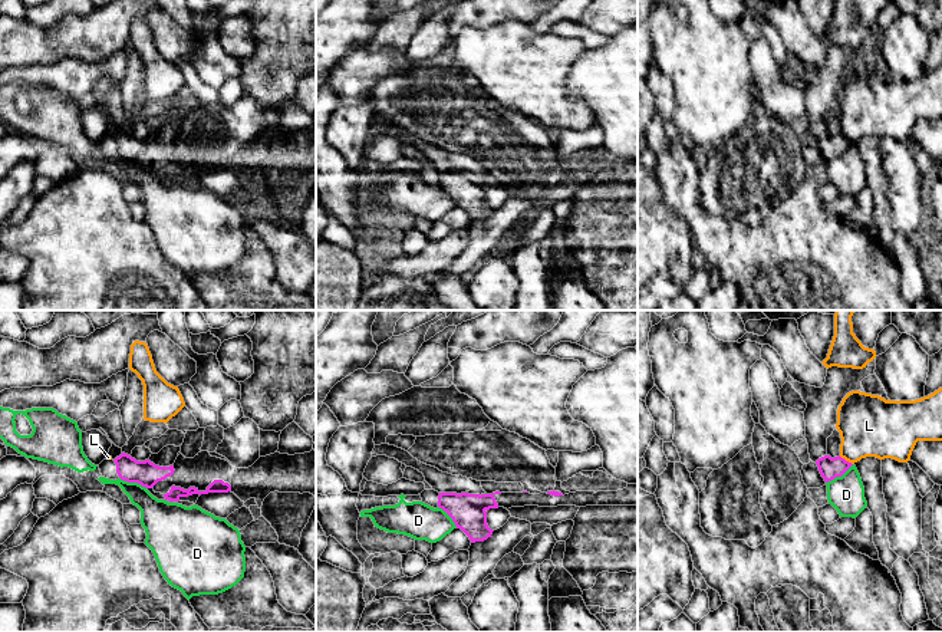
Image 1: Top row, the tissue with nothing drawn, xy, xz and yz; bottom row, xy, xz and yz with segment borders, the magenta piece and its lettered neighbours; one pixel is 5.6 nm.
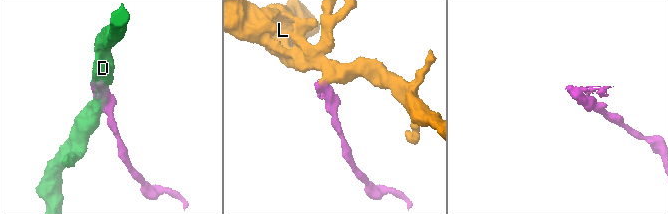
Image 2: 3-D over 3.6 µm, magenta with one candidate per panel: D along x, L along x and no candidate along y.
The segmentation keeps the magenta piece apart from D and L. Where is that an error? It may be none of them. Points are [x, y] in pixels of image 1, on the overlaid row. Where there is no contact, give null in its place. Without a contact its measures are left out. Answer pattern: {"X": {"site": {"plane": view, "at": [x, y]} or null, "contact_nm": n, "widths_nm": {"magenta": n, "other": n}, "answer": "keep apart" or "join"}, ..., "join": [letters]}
{"D": {"site": {"plane": "yz", "at": [839, 476]}, "contact_nm": 190, "widths_nm": {"magenta": 120, "other": 200}, "answer": "keep apart"}, "L": {"site": {"plane": "yz", "at": [845, 460]}, "contact_nm": 90, "widths_nm": {"magenta": 120, "other": 340}, "answer": "keep apart"}, "join": []}

